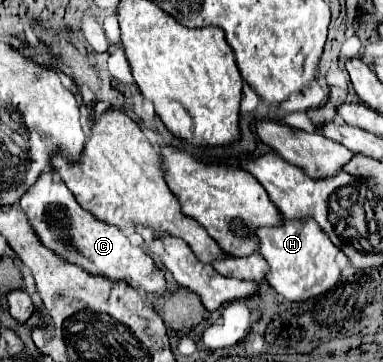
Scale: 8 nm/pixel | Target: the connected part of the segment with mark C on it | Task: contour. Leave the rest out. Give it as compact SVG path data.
M46 170L40 180L30 186L24 198L20 198L20 206L26 212L38 240L62 260L80 266L88 274L96 274L108 280L124 280L128 286L146 294L162 296L166 292L164 272L152 262L152 258L142 248L132 246L116 226L100 222L90 212L86 212L56 172Z

